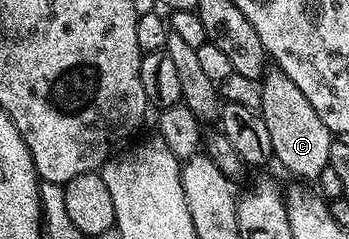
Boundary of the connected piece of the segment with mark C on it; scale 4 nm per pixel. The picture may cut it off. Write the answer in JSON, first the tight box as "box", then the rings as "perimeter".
{"box":[259,70,331,181],"perimeter":[[[277,70],[269,72],[261,77],[259,96],[264,126],[268,126],[272,138],[273,159],[279,160],[299,181],[317,181],[320,170],[330,166],[331,130],[324,126],[320,114],[312,110],[312,102],[300,94],[300,86],[292,78]]]}

